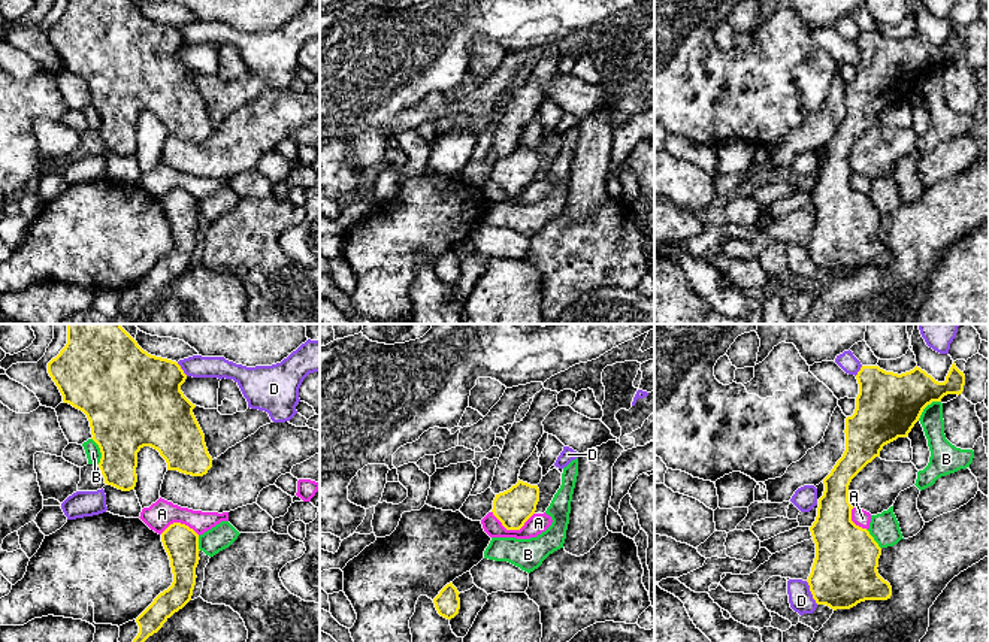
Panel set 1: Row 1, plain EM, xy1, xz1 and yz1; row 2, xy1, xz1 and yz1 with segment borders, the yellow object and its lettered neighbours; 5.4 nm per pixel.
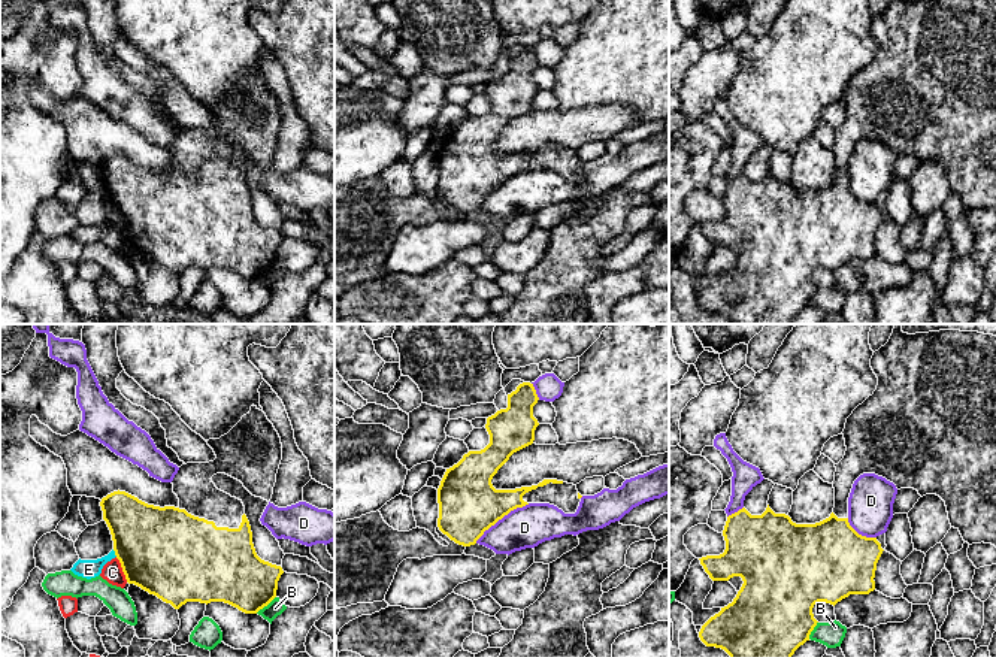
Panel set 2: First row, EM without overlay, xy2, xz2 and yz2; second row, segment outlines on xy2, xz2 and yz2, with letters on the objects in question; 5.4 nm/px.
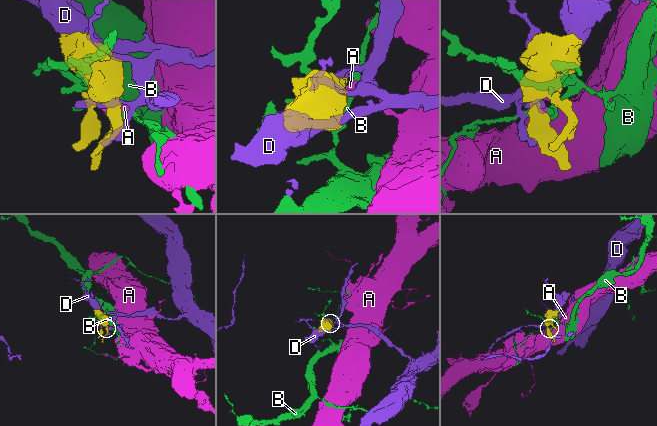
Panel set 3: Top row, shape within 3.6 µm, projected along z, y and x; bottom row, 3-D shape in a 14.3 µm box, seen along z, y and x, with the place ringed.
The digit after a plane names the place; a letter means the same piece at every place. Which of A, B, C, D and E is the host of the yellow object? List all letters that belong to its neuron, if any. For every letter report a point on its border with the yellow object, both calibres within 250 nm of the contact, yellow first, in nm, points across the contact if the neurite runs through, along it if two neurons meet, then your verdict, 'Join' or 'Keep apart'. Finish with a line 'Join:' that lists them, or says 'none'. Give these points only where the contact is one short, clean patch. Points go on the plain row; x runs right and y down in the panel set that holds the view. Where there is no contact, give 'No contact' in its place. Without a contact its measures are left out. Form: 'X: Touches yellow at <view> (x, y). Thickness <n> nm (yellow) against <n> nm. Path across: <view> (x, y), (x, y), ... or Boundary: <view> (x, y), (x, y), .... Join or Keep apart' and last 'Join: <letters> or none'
A: Touches yellow at xz1 (513, 194). Thickness 200 nm (yellow) against 110 nm. Boundary: xz1 (492, 176), (507, 194), (519, 194), (534, 178). Keep apart
B: Touches yellow at yz1 (927, 70). Thickness 340 nm (yellow) against 120 nm. Keep apart
C: Touches yellow at xy2 (123, 235). Thickness 480 nm (yellow) against 110 nm. Keep apart
D: Touches yellow at xz2 (500, 184). Thickness 320 nm (yellow) against 220 nm. Keep apart
E: Touches yellow at xy2 (115, 218). Thickness 460 nm (yellow) against 100 nm. Boundary: xy2 (112, 215), (117, 221). Keep apart
Join: none

